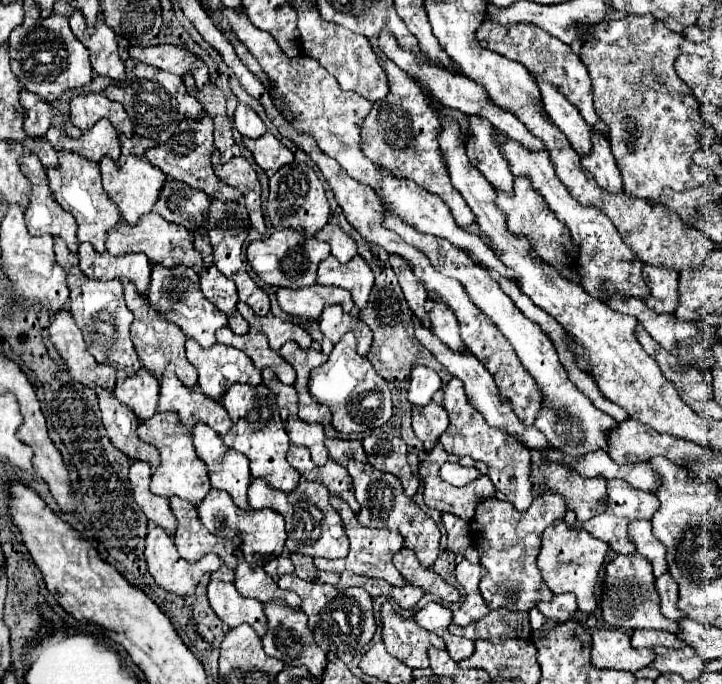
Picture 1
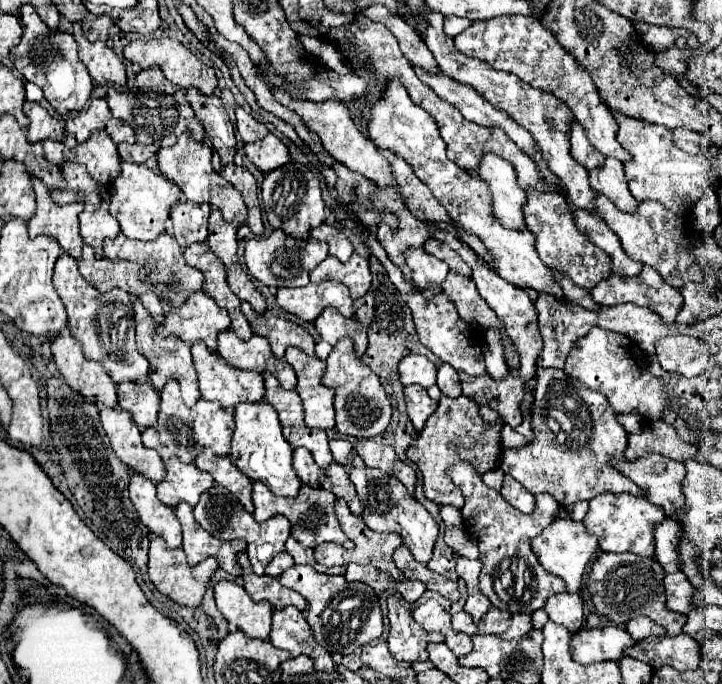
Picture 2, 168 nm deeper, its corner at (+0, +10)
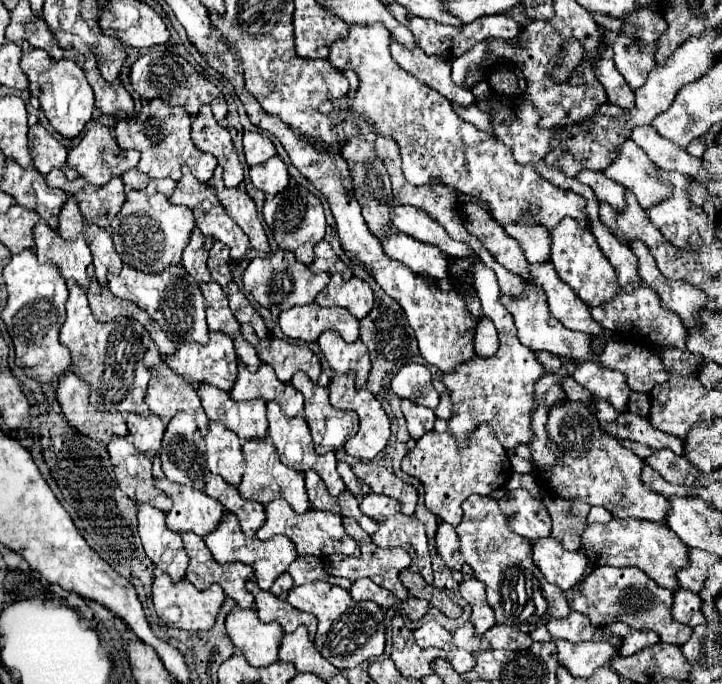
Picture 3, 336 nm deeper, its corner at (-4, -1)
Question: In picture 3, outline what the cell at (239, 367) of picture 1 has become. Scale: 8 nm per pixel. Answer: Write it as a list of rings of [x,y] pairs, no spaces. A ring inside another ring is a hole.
[[[201,383],[199,397],[211,421],[225,425],[241,439],[265,439],[269,425],[261,399],[235,403],[227,391],[219,391],[207,383]]]

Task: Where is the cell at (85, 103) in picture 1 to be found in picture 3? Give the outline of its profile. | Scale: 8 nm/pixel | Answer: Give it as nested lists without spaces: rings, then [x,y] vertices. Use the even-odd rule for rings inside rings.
[[[93,123],[83,135],[81,143],[69,151],[67,165],[77,169],[77,173],[85,177],[87,183],[101,187],[109,183],[111,177],[119,177],[123,171],[137,167],[137,151],[127,151],[127,157],[123,157],[125,153],[119,151],[111,131],[101,123]]]

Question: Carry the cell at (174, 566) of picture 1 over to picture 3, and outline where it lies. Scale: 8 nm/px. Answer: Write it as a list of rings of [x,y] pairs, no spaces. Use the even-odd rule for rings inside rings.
[[[159,573],[153,581],[155,613],[169,627],[177,627],[183,631],[207,631],[215,625],[223,601],[225,601],[225,593],[219,585],[211,585],[211,589],[207,591],[195,591],[195,587],[189,581],[183,579],[179,583],[171,583],[171,579],[163,573]]]

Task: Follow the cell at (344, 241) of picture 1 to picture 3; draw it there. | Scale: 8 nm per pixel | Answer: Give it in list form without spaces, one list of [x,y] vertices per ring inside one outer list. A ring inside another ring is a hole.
[[[321,241],[315,245],[315,261],[309,265],[313,273],[341,273],[343,279],[351,279],[351,269],[335,255],[331,245],[327,241]]]

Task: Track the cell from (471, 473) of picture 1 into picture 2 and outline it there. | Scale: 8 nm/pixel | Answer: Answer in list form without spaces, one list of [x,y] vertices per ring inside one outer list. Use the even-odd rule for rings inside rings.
[[[459,460],[449,466],[451,480],[461,488],[465,496],[465,506],[461,508],[465,530],[471,540],[479,546],[479,560],[483,562],[481,570],[481,592],[491,600],[491,604],[499,610],[507,610],[511,614],[527,612],[533,614],[537,608],[543,608],[549,596],[565,592],[563,580],[551,576],[537,560],[531,550],[531,538],[543,532],[559,514],[559,502],[543,492],[535,494],[535,510],[531,514],[523,514],[513,508],[499,492],[491,490],[483,484],[477,470],[467,460]]]

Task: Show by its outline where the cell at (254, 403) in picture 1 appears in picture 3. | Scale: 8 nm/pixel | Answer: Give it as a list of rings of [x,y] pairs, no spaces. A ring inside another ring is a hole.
[[[269,437],[261,439],[261,441],[247,441],[243,445],[243,457],[245,457],[245,475],[241,485],[237,487],[239,493],[243,495],[243,499],[253,499],[253,501],[263,501],[263,505],[271,503],[273,499],[281,497],[285,499],[297,513],[305,513],[309,511],[309,497],[305,491],[305,479],[303,475],[299,475],[297,471],[291,471],[289,467],[285,467],[279,457],[275,455],[275,447],[271,443]]]

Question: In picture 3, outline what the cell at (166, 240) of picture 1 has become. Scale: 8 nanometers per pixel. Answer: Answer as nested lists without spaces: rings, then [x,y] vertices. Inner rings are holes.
[[[123,265],[119,275],[111,275],[109,279],[109,291],[119,297],[133,301],[143,311],[149,313],[153,321],[161,325],[161,329],[167,333],[167,337],[173,343],[201,343],[205,345],[209,341],[209,329],[205,321],[205,303],[201,289],[183,267],[167,267],[167,271],[159,275],[143,275],[127,265]]]

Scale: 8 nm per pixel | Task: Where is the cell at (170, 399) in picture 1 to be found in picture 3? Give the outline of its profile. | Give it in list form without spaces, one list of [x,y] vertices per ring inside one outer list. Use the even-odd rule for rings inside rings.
[[[179,413],[175,419],[167,423],[163,447],[161,447],[161,465],[163,473],[169,481],[181,483],[187,487],[193,487],[197,491],[203,491],[207,481],[215,475],[221,475],[227,483],[237,487],[243,477],[243,455],[241,455],[241,439],[227,431],[227,427],[211,421],[207,437],[199,437],[197,433],[191,433],[191,415]]]

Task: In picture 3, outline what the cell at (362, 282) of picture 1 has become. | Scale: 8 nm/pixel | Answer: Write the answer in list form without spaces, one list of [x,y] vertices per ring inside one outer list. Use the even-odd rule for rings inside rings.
[[[331,275],[331,283],[317,295],[315,303],[321,307],[345,307],[357,319],[363,319],[371,311],[373,289],[359,277],[343,281],[341,275]]]

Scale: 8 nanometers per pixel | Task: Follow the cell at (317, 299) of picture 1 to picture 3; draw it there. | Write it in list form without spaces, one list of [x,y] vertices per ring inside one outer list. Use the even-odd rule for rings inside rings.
[[[317,303],[291,307],[279,315],[279,327],[289,339],[317,341],[321,333],[335,331],[345,343],[359,339],[359,321],[341,307],[319,307]]]

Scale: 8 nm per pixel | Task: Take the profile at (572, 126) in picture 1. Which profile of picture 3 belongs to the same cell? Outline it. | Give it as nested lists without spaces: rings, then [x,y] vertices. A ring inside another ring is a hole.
[[[581,171],[577,175],[577,179],[585,185],[589,185],[595,193],[595,197],[601,201],[601,203],[609,203],[617,213],[625,211],[625,191],[623,187],[611,183],[611,179],[607,179],[603,173],[597,173],[597,171]]]

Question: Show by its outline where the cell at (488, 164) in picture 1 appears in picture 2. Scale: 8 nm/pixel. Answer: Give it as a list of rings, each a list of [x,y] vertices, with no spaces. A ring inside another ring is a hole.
[[[483,154],[477,174],[491,190],[495,218],[505,228],[525,230],[523,222],[525,190],[517,182],[513,164],[497,154]]]

